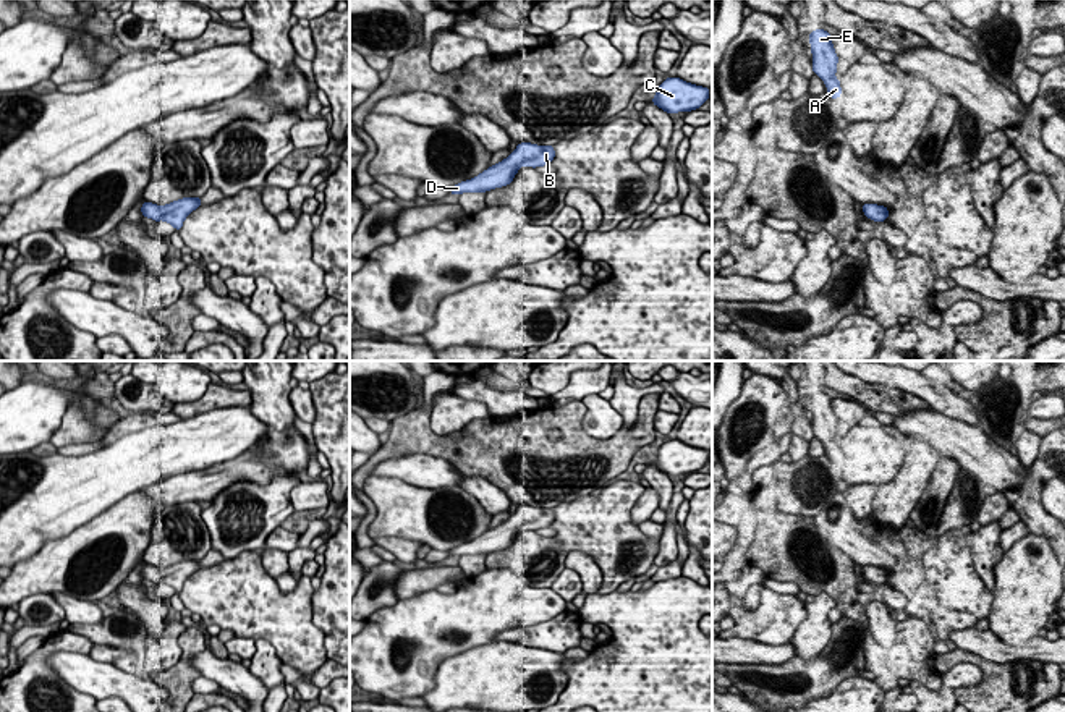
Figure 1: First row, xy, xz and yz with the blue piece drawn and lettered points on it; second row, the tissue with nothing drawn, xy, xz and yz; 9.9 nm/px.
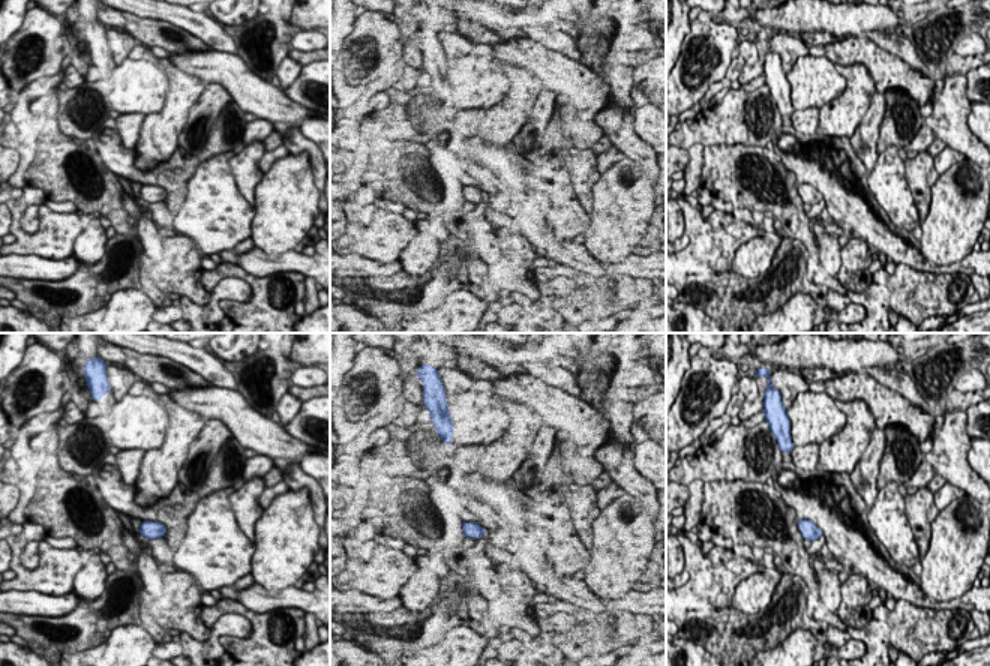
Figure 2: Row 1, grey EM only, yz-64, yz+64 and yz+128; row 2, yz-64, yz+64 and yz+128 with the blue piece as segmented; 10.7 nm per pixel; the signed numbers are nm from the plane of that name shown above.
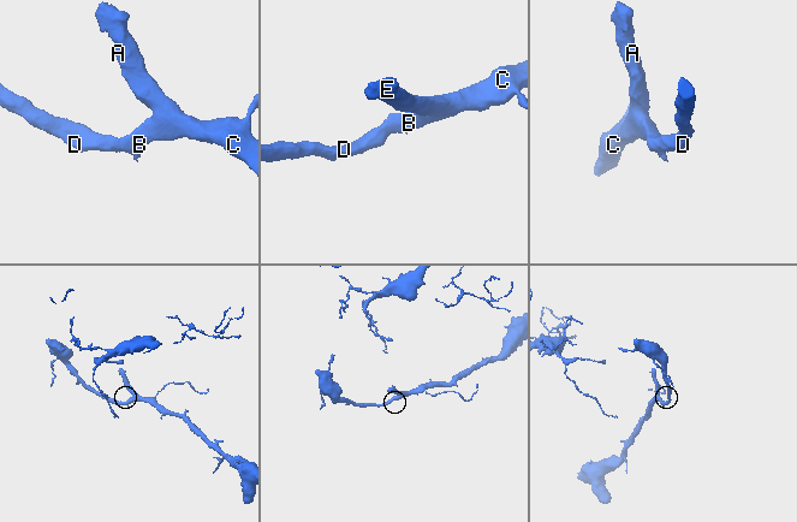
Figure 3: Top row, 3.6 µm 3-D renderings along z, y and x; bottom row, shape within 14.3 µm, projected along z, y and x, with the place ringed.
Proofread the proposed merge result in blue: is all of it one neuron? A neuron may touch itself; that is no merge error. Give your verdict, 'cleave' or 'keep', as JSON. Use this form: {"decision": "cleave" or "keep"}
{"decision": "keep"}

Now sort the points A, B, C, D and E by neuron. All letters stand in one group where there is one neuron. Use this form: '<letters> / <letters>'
A B C D E

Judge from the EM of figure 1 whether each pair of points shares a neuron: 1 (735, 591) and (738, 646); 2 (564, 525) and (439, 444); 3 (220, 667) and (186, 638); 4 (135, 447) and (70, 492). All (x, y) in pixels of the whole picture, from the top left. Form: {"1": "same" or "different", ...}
{"1": "different", "2": "different", "3": "different", "4": "same"}

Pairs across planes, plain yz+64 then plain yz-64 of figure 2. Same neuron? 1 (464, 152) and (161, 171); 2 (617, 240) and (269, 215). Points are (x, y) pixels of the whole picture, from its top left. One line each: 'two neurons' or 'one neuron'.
1: one neuron
2: one neuron

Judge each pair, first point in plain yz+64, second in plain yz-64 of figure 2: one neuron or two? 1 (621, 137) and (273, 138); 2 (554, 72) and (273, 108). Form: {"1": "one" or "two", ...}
{"1": "two", "2": "one"}

